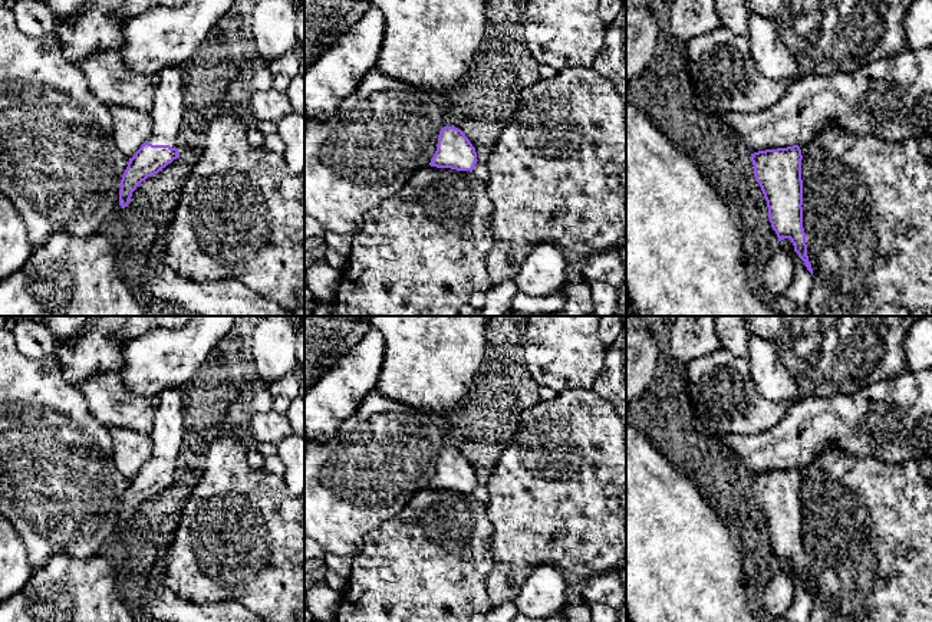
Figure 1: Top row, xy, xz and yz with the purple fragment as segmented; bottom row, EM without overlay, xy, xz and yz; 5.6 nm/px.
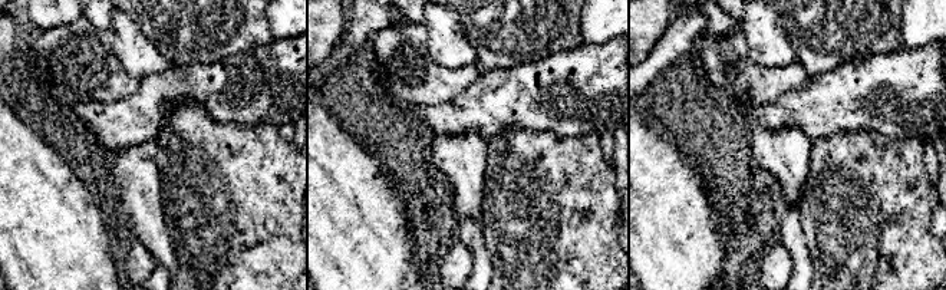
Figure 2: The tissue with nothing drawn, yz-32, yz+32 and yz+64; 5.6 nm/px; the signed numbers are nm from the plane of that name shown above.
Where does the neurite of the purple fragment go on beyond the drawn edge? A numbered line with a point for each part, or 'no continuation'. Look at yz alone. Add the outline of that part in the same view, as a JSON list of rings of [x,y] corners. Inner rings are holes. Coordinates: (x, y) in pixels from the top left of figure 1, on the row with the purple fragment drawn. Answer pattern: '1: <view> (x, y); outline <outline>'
no continuation

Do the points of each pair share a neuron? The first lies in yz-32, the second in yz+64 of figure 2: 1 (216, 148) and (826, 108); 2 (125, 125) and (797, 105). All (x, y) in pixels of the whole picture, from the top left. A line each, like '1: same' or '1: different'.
1: different
2: same

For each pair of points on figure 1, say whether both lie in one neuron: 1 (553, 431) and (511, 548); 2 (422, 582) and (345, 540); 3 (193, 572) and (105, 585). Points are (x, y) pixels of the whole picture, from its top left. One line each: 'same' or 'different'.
1: same
2: different
3: different

